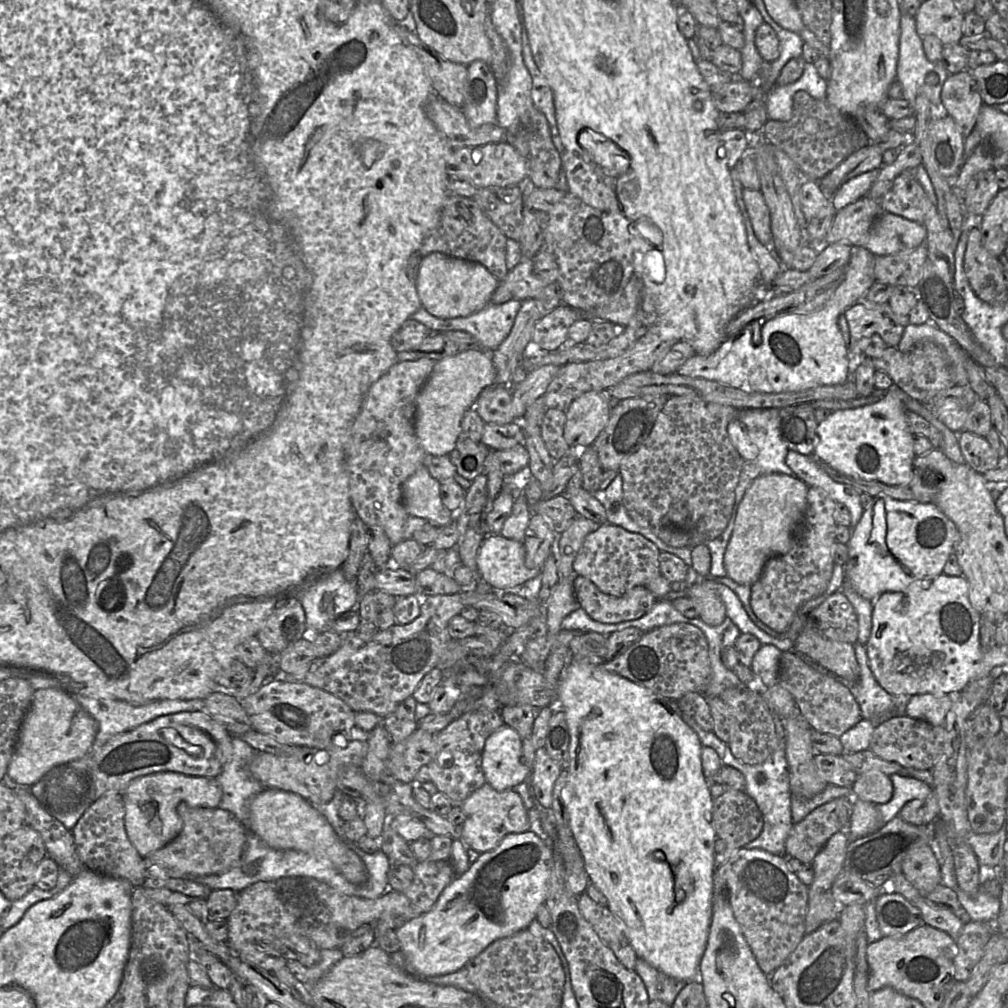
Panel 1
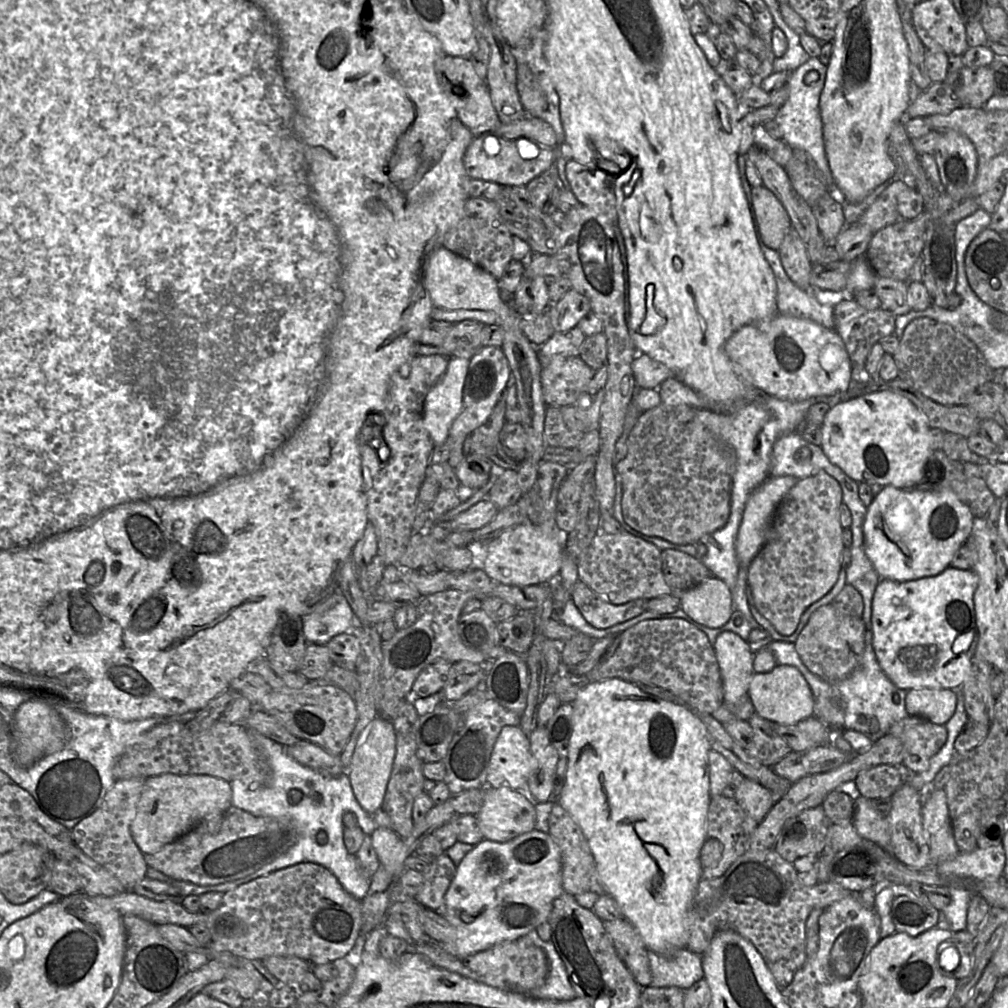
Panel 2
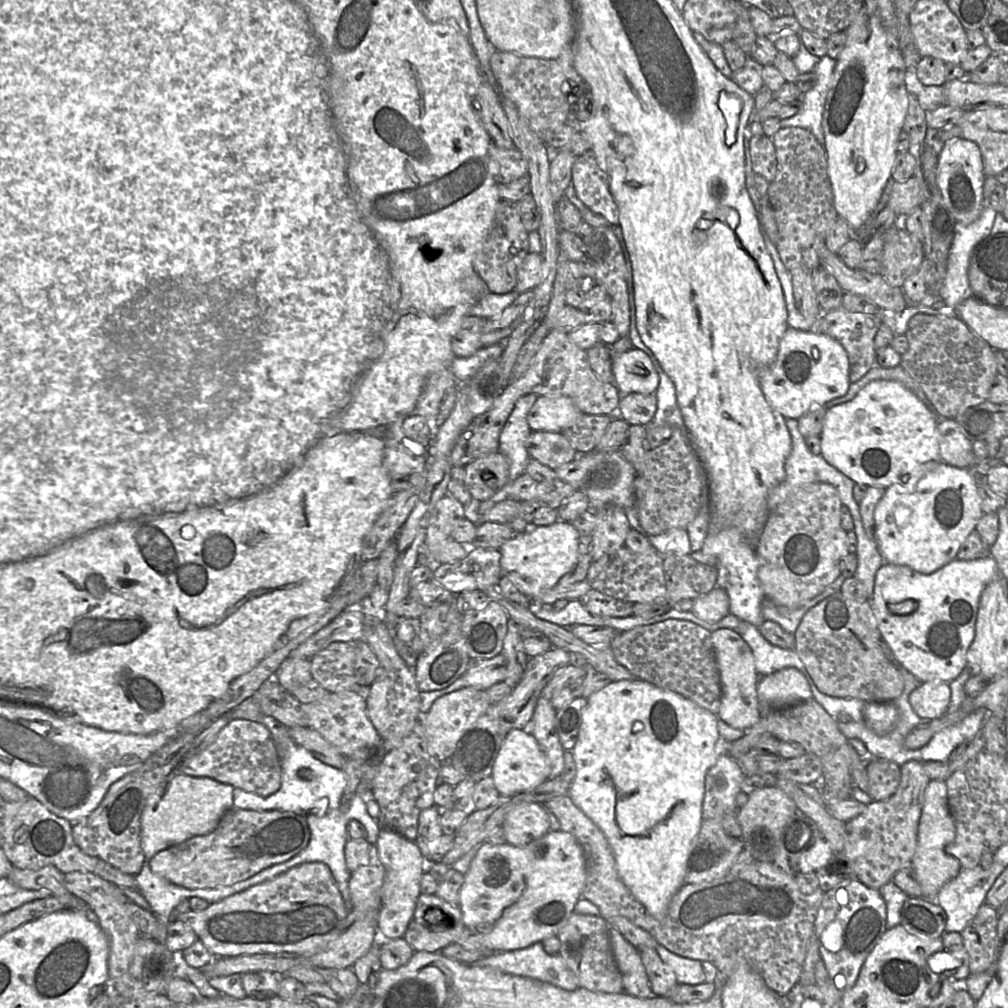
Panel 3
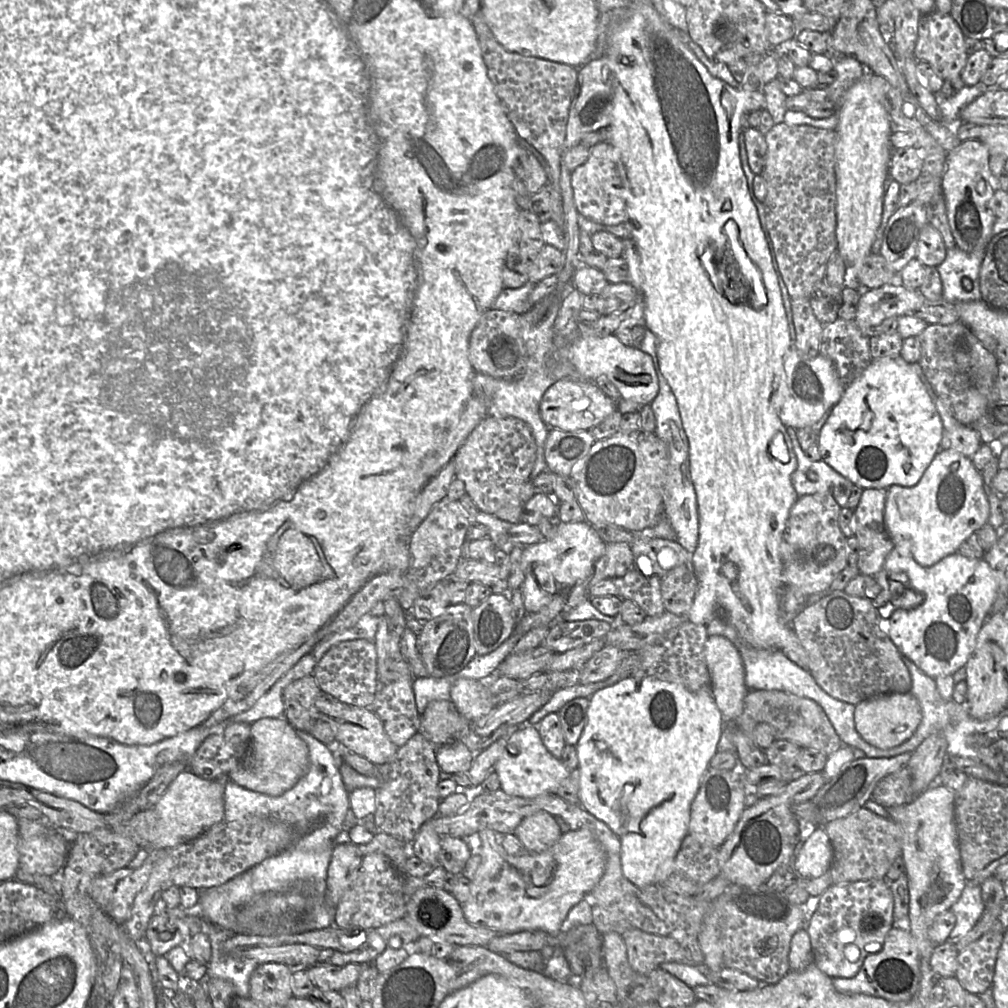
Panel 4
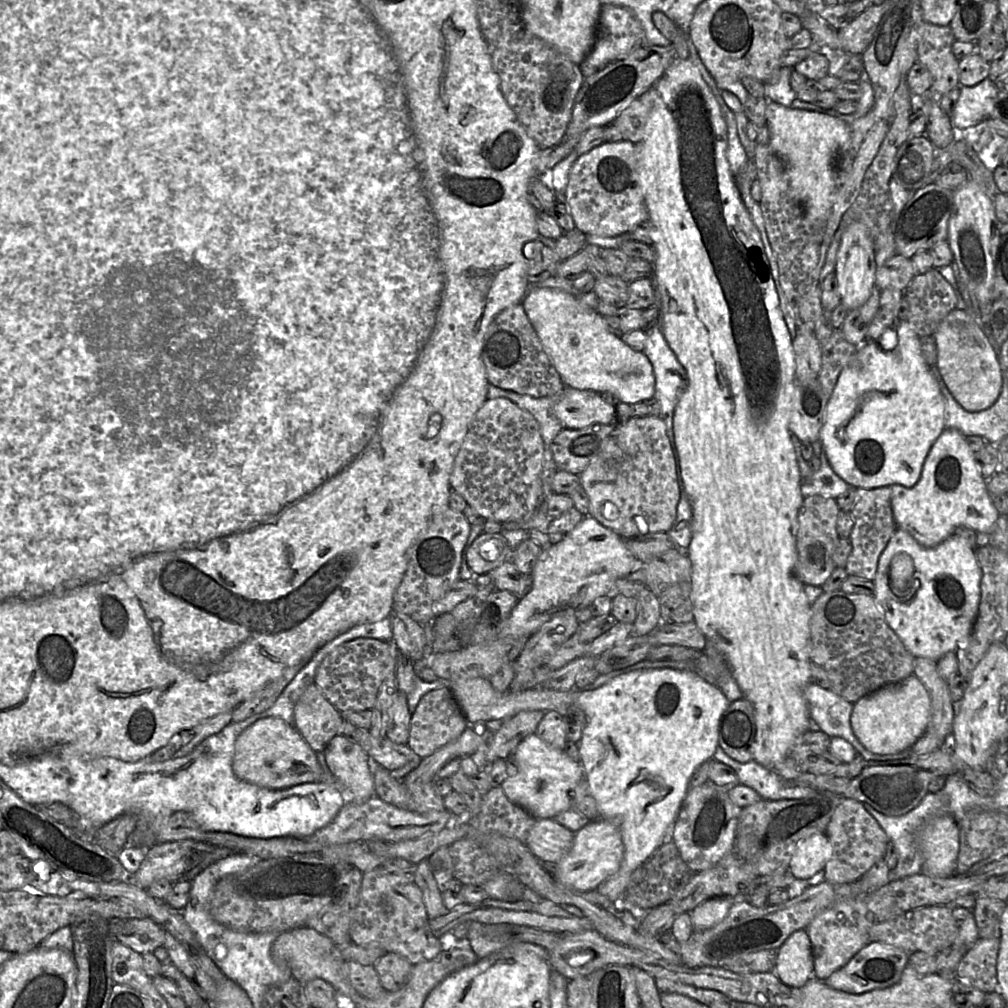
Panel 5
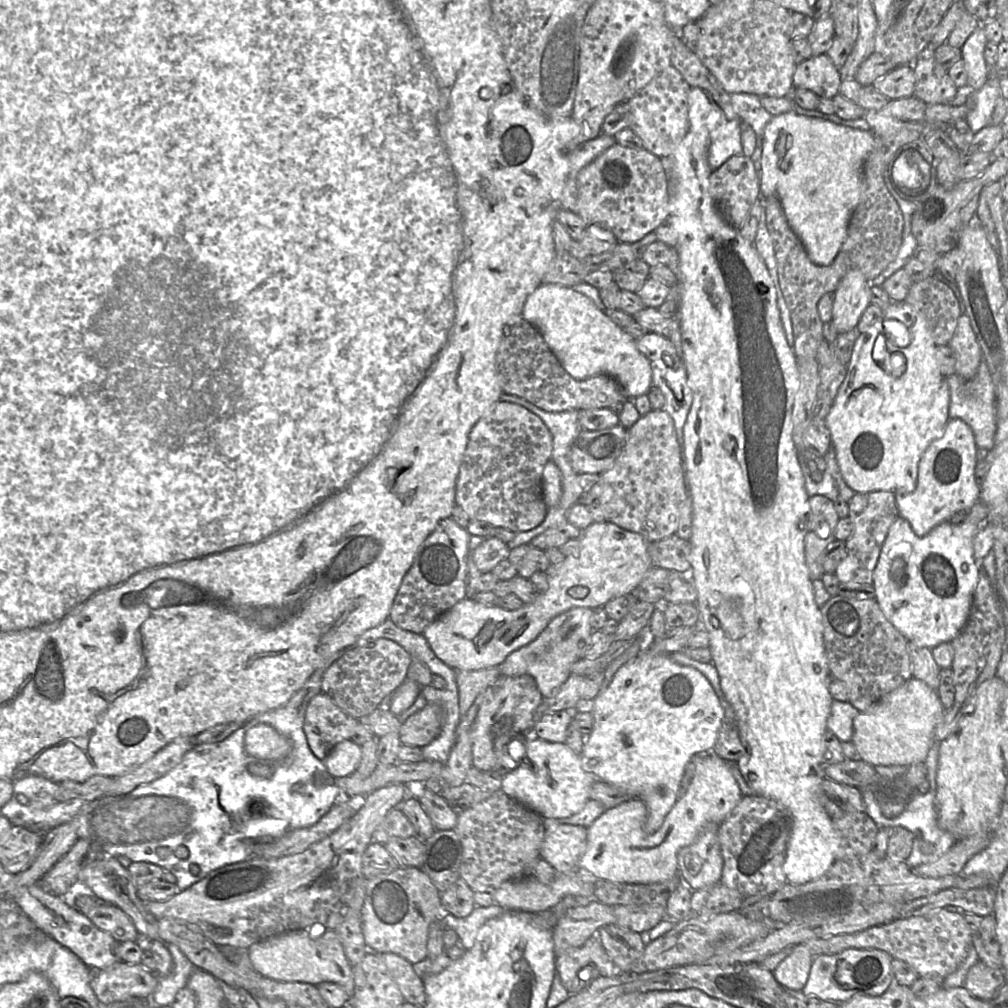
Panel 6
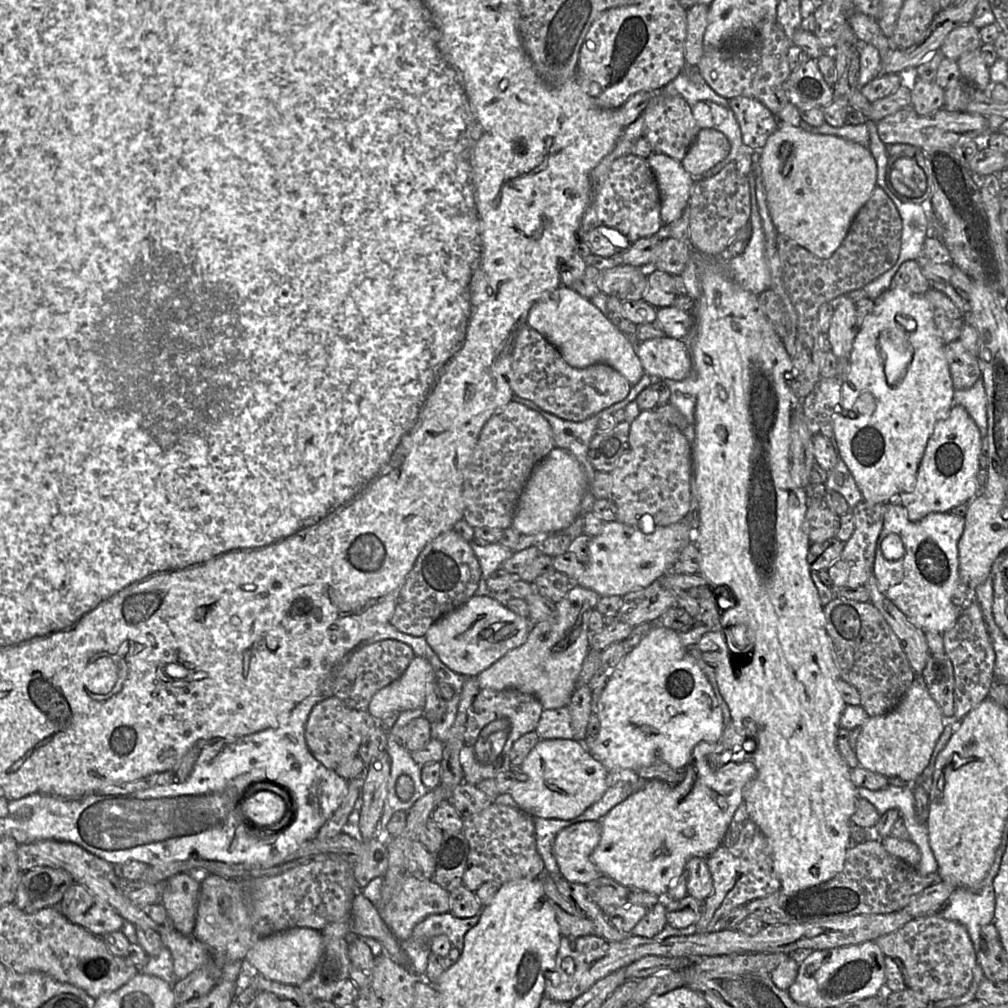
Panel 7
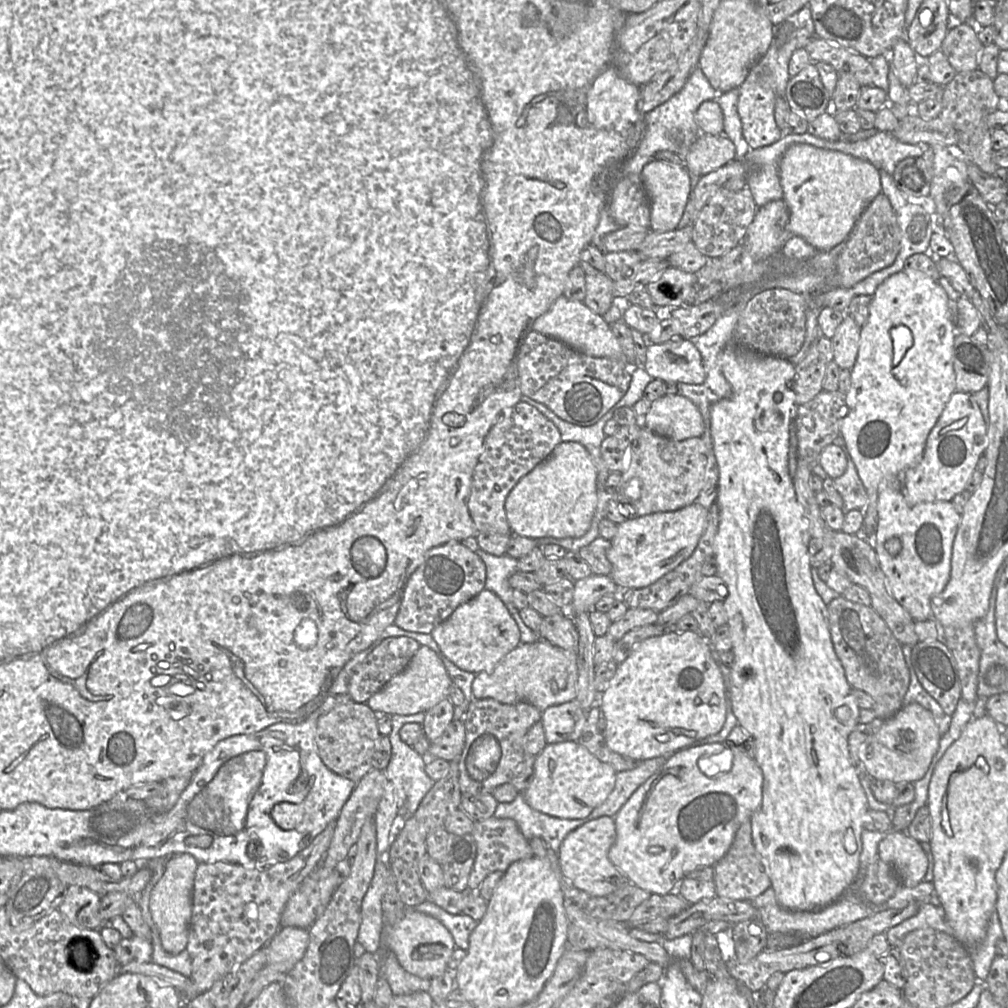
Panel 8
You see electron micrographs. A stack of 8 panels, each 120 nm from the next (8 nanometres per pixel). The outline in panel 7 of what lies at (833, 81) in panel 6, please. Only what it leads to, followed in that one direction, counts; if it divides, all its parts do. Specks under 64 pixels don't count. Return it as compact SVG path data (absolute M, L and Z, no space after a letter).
M808 59L792 71L785 83L785 89L789 102L799 110L824 108L834 99L833 87L825 81L816 59Z

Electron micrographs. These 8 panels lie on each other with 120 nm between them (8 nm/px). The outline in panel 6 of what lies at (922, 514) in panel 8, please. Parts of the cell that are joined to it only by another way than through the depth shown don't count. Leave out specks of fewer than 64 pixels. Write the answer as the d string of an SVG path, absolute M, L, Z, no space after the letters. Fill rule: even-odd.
M978 501L968 511L961 524L953 525L945 521L922 537L917 536L908 521L900 516L889 528L873 571L875 600L887 620L908 642L932 649L942 643L951 643L965 626L980 576L980 562L974 557L973 539L978 529L986 522L987 516L987 506ZM896 557L903 558L906 563L904 582L895 582L890 576L891 565Z

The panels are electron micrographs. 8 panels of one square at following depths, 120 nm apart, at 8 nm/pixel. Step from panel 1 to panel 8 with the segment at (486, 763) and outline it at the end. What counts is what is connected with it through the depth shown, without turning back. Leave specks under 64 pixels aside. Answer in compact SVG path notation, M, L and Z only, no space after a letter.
M577 741L547 744L534 762L534 777L523 791L534 810L561 819L582 819L602 804L613 790L617 772Z

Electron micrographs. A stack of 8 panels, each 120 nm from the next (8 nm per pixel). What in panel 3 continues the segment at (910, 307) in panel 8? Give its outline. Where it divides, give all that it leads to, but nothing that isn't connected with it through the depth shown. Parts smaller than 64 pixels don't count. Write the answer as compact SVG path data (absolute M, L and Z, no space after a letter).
M875 380L862 388L850 401L827 411L820 435L822 456L855 484L882 488L898 484L914 488L927 473L945 463L940 454L939 420L923 401L901 383Z

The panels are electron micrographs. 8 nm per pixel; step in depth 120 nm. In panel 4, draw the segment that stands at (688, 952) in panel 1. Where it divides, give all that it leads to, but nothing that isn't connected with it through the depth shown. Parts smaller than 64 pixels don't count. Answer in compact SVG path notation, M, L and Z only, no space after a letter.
M624 678L617 683L596 691L589 698L587 722L576 744L580 772L580 806L604 822L620 840L620 858L623 875L634 885L643 887L662 882L671 871L671 864L688 834L691 803L699 789L700 781L717 753L717 745L724 730L724 718L710 692L692 692L683 685L655 678Z

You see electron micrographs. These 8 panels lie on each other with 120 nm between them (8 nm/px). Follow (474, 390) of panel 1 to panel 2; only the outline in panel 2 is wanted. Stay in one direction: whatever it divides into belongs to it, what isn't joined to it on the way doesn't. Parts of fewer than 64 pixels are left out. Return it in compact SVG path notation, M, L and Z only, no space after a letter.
M451 357L441 379L428 392L423 407L423 422L435 446L442 444L462 410L463 389L470 360Z

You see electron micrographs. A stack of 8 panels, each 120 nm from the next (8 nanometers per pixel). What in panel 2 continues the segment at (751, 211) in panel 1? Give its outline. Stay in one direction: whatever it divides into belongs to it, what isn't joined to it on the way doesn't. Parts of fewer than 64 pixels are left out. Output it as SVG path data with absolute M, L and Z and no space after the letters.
M764 185L752 187L751 196L762 241L778 251L792 227L790 218L780 201Z

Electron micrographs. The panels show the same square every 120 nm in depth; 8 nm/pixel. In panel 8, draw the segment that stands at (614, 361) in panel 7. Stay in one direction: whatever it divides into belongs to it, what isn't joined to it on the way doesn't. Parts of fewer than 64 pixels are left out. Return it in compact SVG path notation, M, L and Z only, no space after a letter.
M565 295L558 297L544 314L535 319L532 329L588 356L624 359L621 345L604 318L591 311L583 301L570 300Z

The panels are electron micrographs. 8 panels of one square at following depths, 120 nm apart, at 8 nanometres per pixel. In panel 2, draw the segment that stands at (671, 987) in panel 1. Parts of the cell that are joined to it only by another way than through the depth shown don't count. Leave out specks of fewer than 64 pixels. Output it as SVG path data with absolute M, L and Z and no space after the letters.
M687 949L659 954L648 950L651 987L679 987L687 989L704 977L702 955Z

